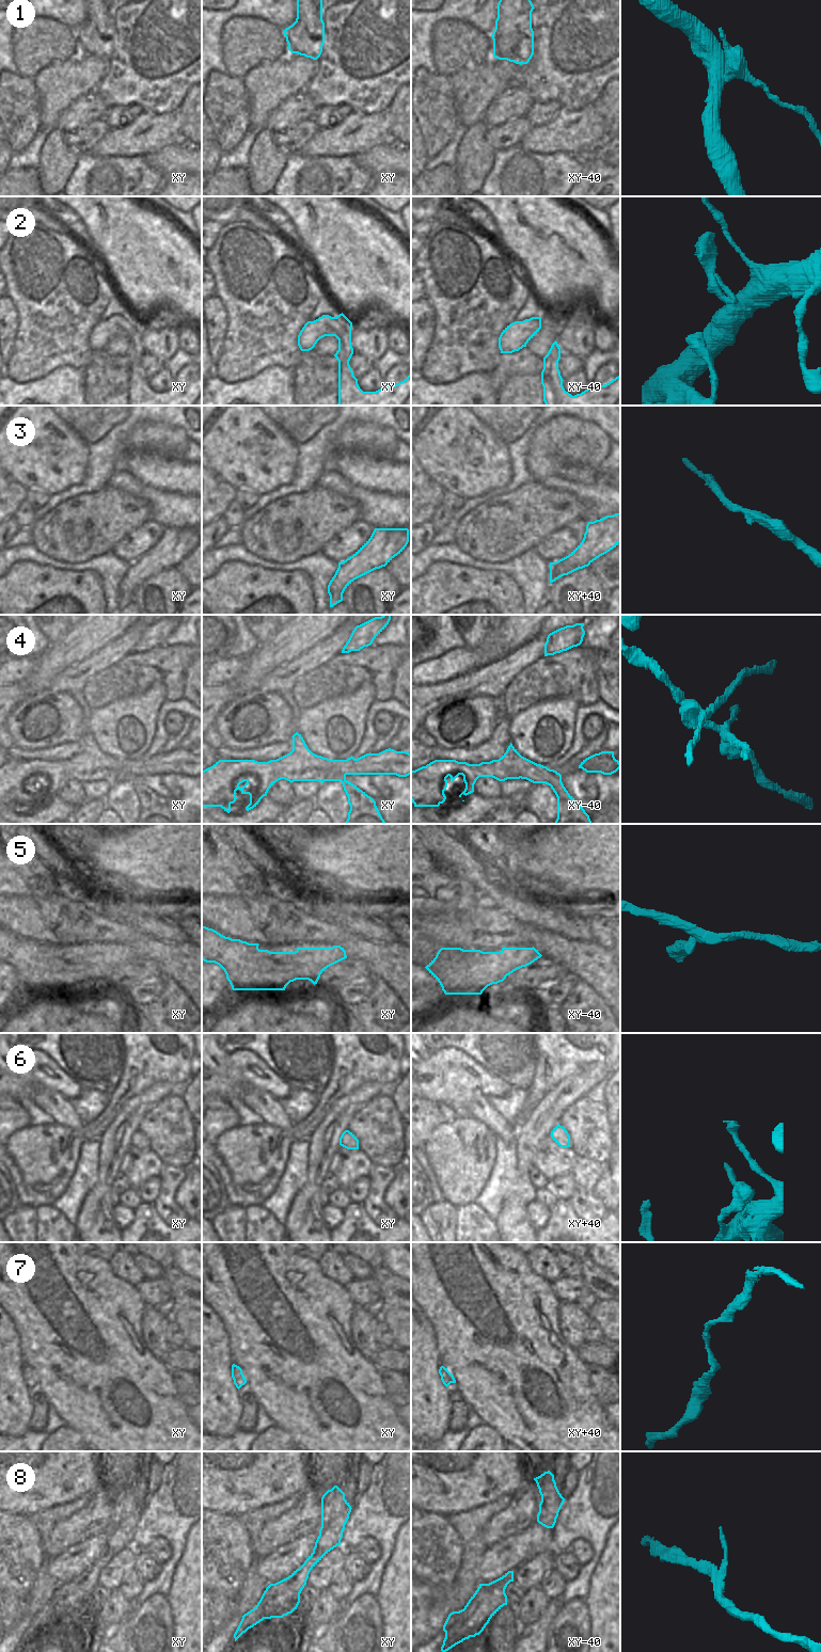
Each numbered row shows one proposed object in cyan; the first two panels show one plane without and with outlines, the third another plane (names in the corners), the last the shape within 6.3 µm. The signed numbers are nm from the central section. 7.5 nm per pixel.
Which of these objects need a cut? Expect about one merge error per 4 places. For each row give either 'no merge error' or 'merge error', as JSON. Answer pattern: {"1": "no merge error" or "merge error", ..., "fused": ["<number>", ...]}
{"1": "merge error", "2": "no merge error", "3": "no merge error", "4": "merge error", "5": "no merge error", "6": "no merge error", "7": "no merge error", "8": "no merge error", "fused": ["1", "4"]}

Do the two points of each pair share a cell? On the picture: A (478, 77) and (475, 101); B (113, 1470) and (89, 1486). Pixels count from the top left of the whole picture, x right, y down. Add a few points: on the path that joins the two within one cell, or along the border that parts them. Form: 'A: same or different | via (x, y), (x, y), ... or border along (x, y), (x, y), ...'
A: same | via (478, 83), (475, 89), (475, 95)
B: different | border along (100, 1466), (101, 1470)

